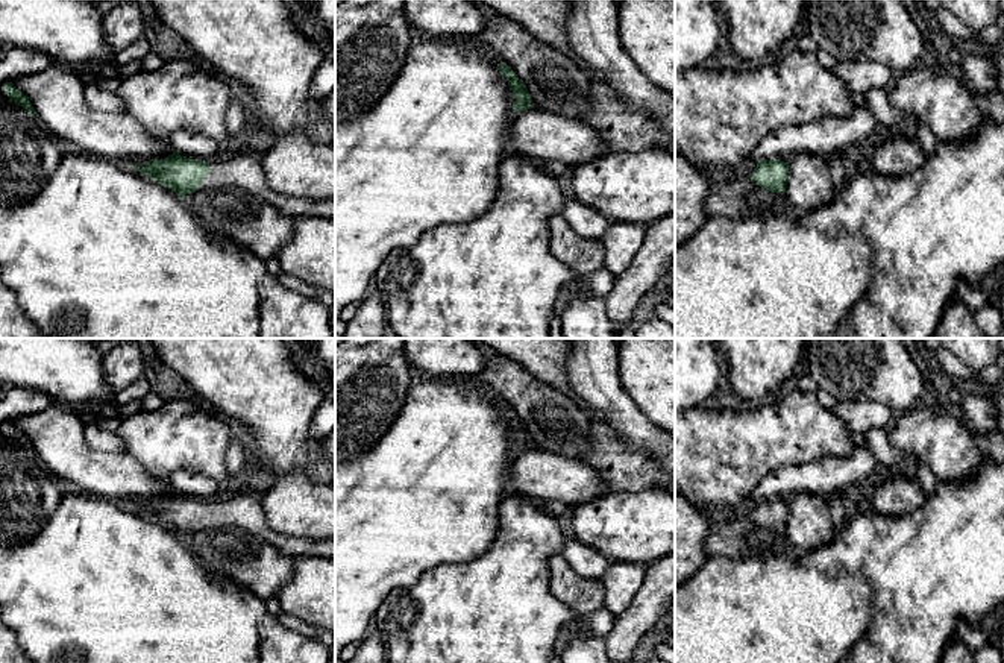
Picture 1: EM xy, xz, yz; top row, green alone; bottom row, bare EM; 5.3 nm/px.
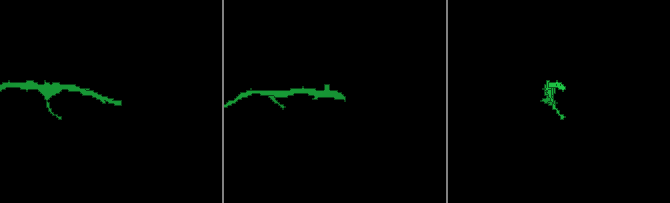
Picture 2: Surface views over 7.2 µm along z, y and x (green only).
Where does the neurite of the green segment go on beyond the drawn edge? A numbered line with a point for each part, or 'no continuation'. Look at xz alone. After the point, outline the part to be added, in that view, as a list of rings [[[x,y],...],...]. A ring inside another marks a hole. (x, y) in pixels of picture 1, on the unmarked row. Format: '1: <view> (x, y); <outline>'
1: xz (545, 446); [[[531,437],[531,445],[532,445],[531,449],[537,449],[537,451],[541,451],[541,452],[551,452],[552,449],[560,446],[558,441],[540,441],[540,440],[535,440],[532,437]]]

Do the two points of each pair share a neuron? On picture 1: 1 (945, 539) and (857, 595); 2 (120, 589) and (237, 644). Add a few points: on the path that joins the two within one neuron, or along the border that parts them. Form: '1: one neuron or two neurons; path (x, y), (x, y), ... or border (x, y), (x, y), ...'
1: two neurons; border (840, 568), (857, 572), (871, 586), (869, 621)
2: one neuron; path (149, 618), (175, 644), (208, 644)

